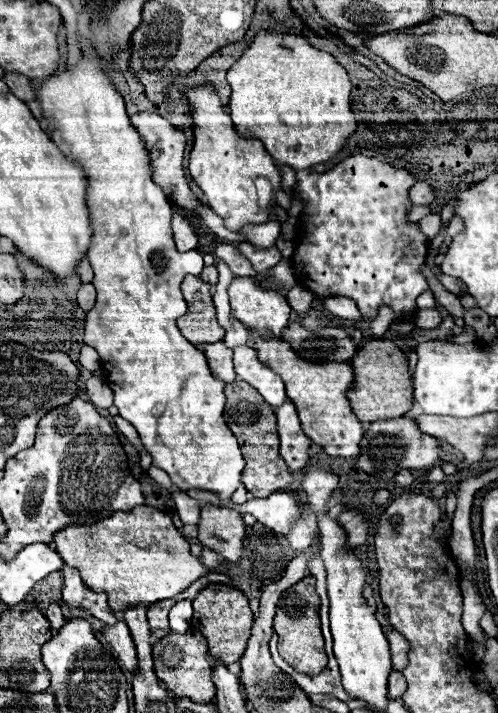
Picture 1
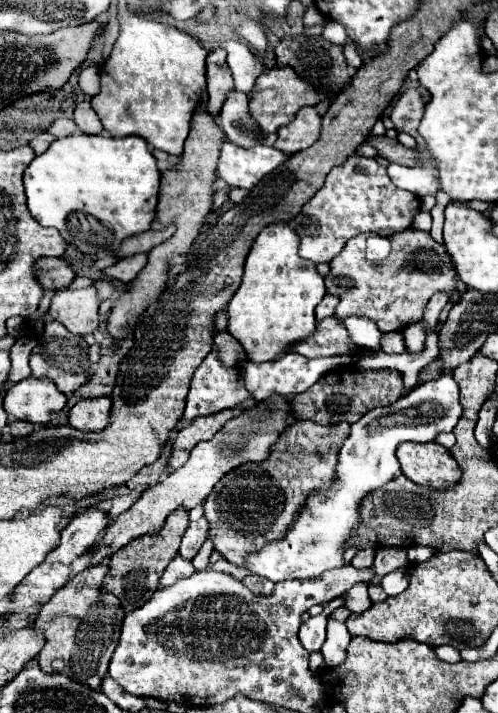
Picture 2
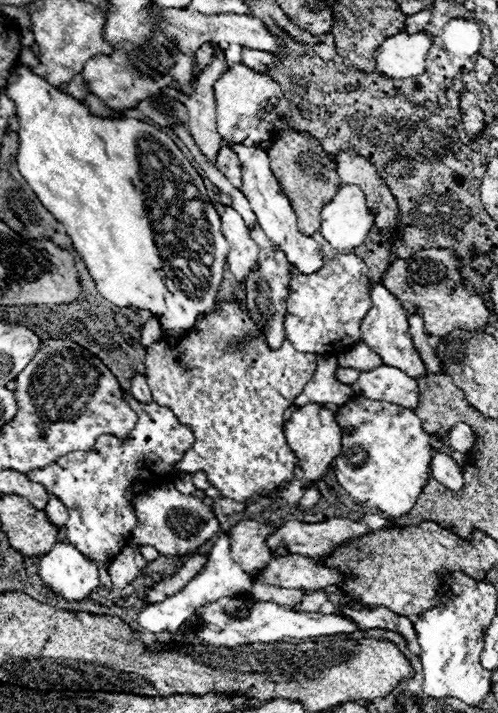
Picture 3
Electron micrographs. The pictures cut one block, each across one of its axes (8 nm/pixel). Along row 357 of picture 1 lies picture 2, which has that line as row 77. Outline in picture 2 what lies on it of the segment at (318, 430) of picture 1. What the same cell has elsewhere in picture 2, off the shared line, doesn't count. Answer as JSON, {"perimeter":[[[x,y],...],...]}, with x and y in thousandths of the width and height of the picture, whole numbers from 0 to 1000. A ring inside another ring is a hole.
{"perimeter":[[[554,93],[554,95],[518,107],[514,121],[498,137],[502,137],[498,140],[502,163],[514,168],[526,188],[550,188],[550,185],[558,185],[558,180],[578,174],[582,168],[590,168],[590,160],[598,157],[598,151],[631,149],[631,146],[647,143],[655,135],[643,132],[639,126],[631,126],[610,112],[602,112],[586,95],[558,95]]]}

